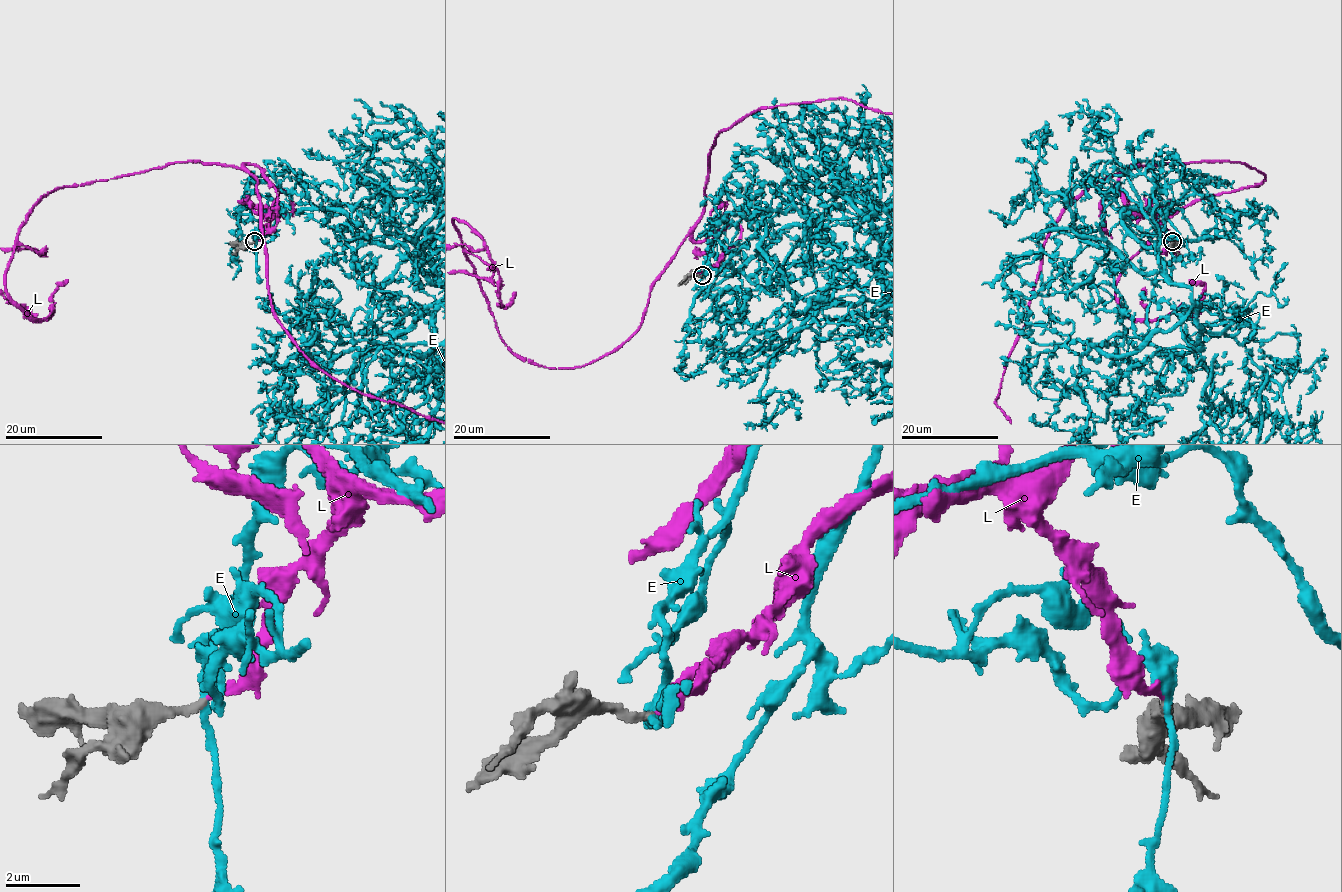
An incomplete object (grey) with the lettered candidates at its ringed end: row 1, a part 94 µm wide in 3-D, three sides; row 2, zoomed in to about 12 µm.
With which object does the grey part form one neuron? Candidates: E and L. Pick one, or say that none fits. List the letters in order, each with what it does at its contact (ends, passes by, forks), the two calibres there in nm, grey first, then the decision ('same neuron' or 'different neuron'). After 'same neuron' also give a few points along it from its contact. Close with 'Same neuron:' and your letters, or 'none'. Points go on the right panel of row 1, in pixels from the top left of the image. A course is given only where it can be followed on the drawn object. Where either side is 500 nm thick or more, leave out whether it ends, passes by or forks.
E: it passes by; 200 nm thick on the grey side, 320 nm on the other; different neuron
L: it ends there; 200 nm thick on the grey side, 150 nm on the other; same neuron; it runs (1173, 241), (1125, 204), (1125, 170), (1264, 176), (1178, 209), (1117, 301), (1198, 313), (1189, 279)
Same neuron: L

